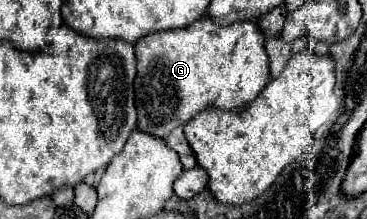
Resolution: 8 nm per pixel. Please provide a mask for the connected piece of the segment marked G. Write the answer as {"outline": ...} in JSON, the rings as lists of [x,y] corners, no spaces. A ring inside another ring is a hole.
{"outline":[[[203,16],[199,20],[195,20],[193,24],[185,26],[185,28],[175,28],[175,30],[161,30],[161,32],[151,32],[145,34],[137,44],[135,44],[135,56],[137,56],[137,78],[135,78],[135,106],[137,106],[137,114],[139,114],[139,122],[137,128],[141,132],[153,134],[157,138],[167,138],[167,134],[171,134],[173,128],[177,126],[185,126],[197,112],[207,110],[207,108],[241,108],[247,102],[255,100],[257,94],[263,90],[263,86],[267,86],[267,82],[271,80],[269,74],[269,56],[265,54],[265,34],[259,32],[259,26],[255,22],[235,22],[231,26],[217,26],[209,16]]]}

